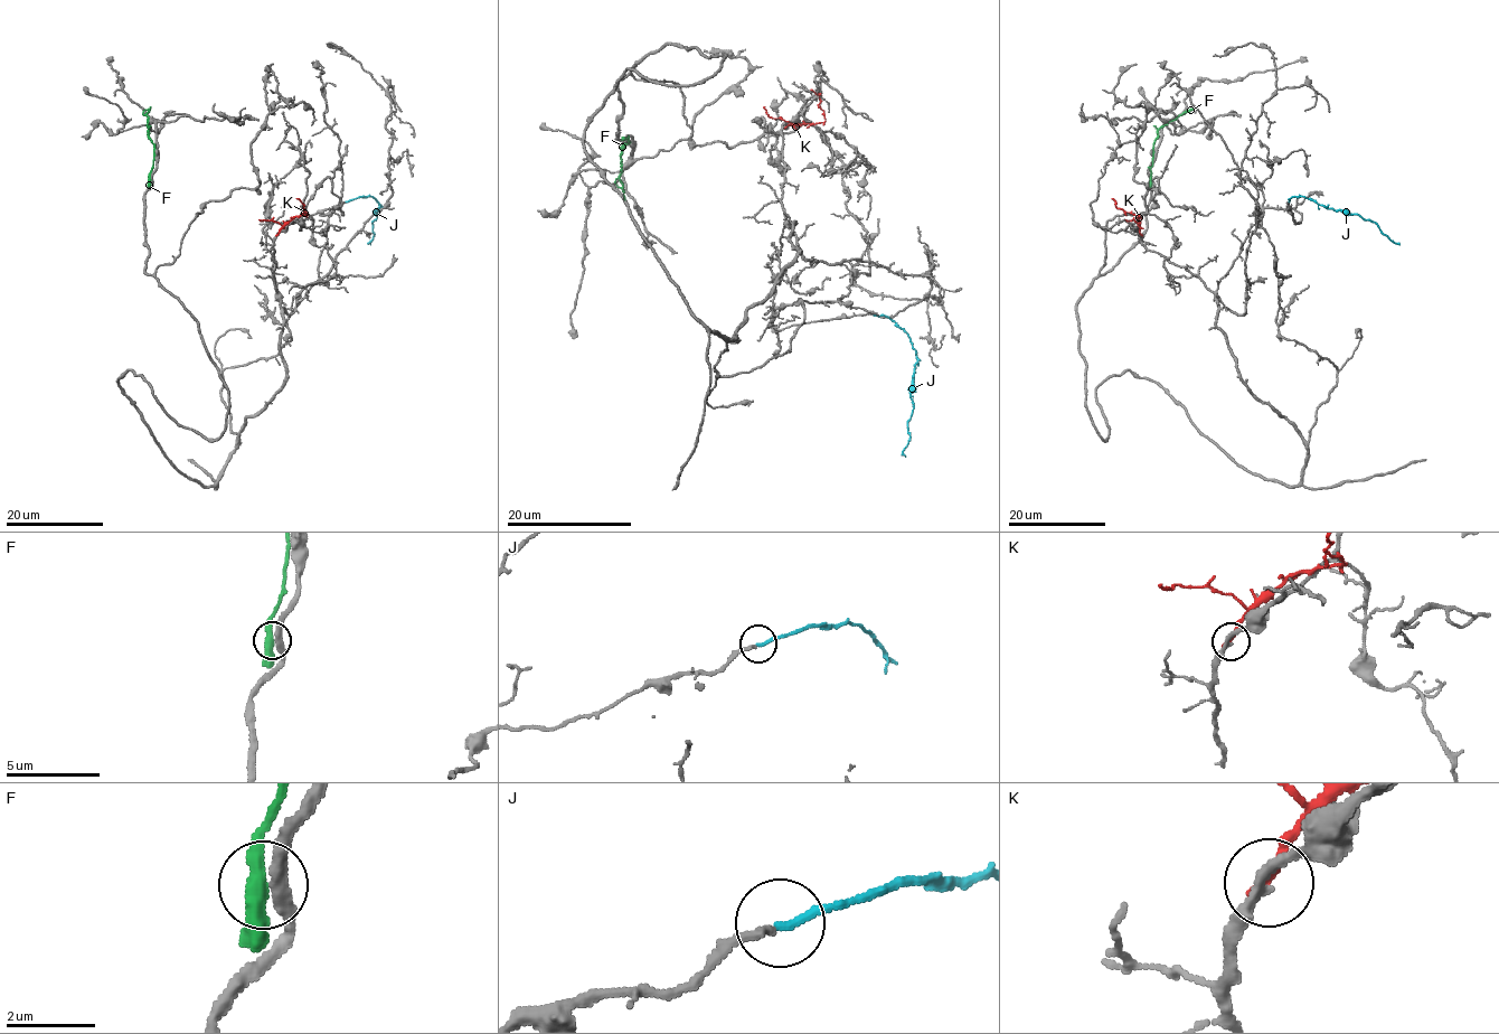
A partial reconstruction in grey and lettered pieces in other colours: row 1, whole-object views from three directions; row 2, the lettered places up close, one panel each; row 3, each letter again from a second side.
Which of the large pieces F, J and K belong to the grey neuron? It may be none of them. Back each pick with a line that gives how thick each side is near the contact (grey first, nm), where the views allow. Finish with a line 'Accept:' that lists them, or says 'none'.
J: 190 nm thick on the grey side, 170 nm on the other
Accept: J

